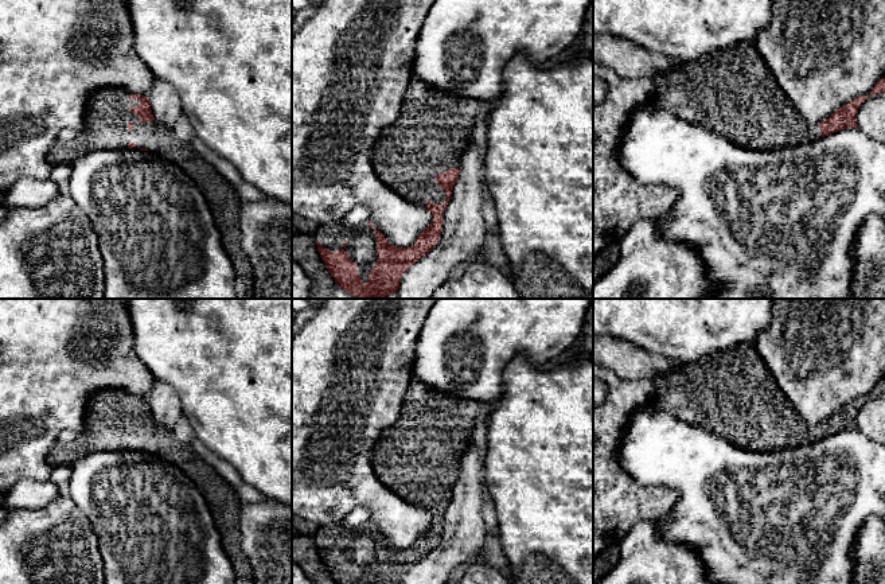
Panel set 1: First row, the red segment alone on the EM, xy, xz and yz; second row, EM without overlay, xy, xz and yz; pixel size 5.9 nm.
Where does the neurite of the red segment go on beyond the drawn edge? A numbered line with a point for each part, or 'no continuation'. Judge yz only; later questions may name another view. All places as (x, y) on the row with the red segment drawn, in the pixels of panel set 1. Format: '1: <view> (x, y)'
1: yz (732, 93)

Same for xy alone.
1: xy (106, 117)

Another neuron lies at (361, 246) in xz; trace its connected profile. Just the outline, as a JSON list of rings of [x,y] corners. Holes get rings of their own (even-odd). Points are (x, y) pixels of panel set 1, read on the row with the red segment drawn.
[[[363,227],[351,234],[344,249],[352,262],[362,268],[371,269],[377,264],[377,242],[373,227]]]

